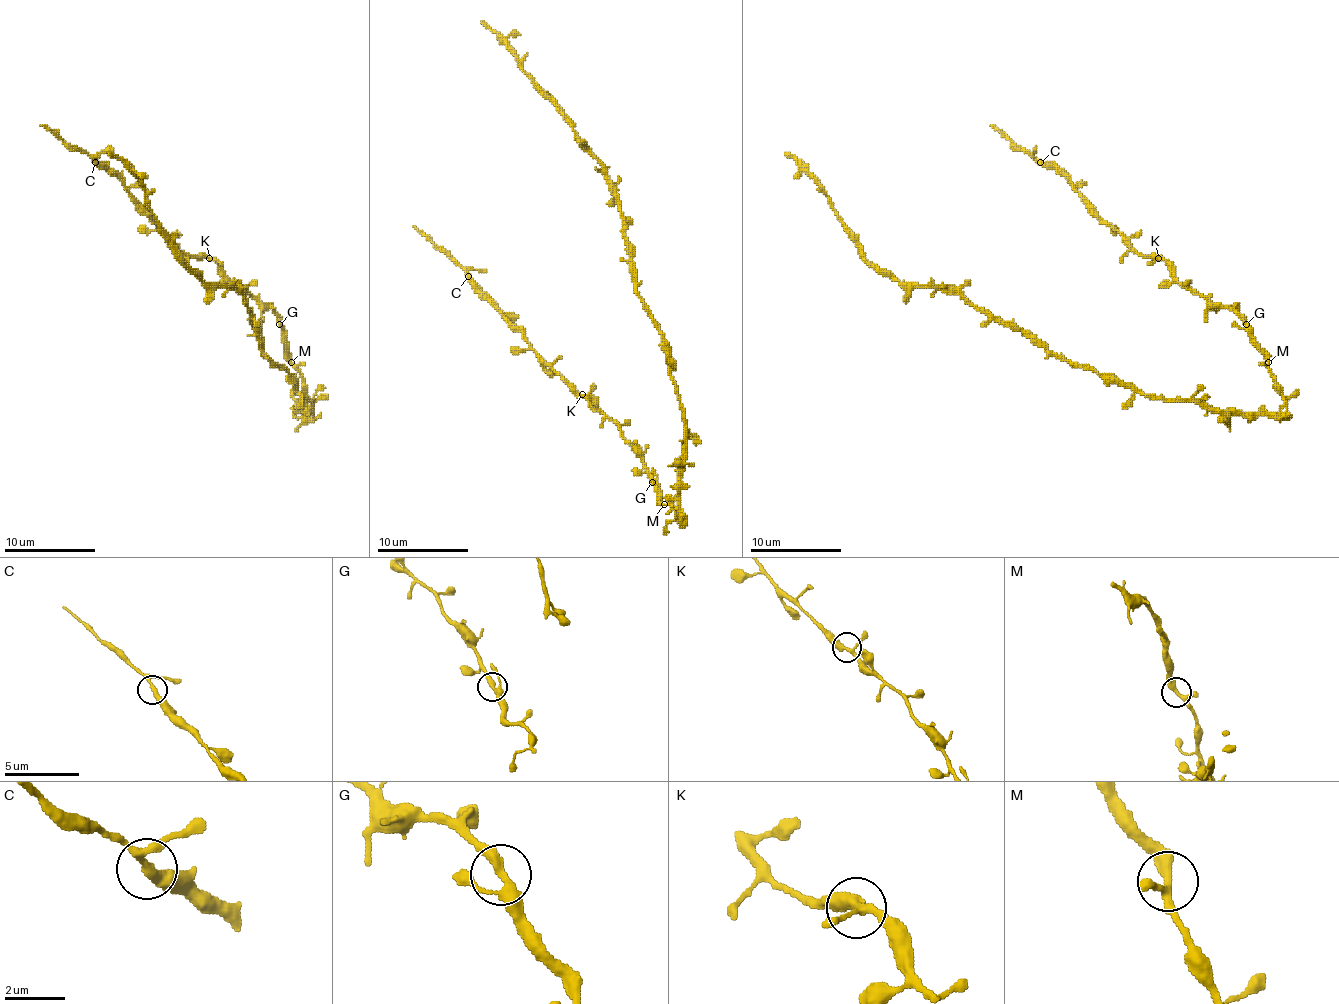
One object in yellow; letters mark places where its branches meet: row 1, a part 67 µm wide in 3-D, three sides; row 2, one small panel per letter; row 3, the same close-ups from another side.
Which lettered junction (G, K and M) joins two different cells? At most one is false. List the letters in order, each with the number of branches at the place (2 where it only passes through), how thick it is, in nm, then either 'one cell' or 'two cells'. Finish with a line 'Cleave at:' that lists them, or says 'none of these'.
G: 3 | 280 nm | one cell
K: 3 | 280 nm | one cell
M: 3 | 300 nm | one cell
Cleave at: none of these

